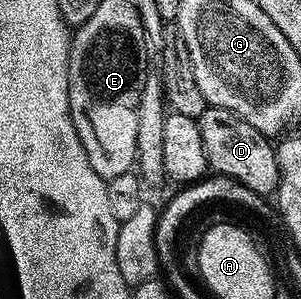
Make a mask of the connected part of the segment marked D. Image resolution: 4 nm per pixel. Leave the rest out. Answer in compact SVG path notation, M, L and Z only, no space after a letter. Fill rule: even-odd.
M210 106L200 115L199 121L209 169L213 173L237 180L239 184L245 184L259 196L271 197L280 184L280 166L273 141L250 126L250 122L225 108Z

